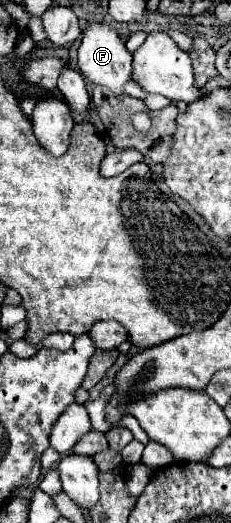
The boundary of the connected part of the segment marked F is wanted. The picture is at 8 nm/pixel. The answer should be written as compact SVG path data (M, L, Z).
M91 22L89 30L83 32L83 44L79 46L79 68L85 78L95 84L113 88L113 92L123 92L125 82L131 80L131 54L125 48L115 26L107 22Z

